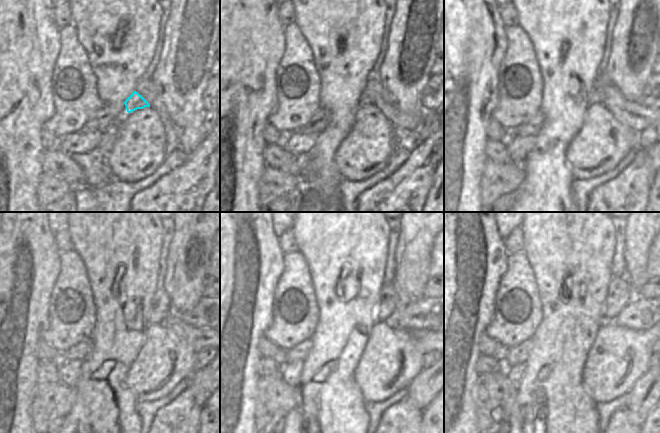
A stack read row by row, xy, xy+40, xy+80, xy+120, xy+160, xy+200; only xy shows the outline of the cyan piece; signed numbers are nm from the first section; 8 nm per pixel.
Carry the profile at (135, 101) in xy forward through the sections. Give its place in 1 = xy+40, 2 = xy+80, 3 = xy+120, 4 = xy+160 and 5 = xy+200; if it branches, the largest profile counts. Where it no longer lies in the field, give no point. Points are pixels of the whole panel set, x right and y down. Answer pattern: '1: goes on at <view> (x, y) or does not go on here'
1: goes on at xy+40 (364, 99)
2: goes on at xy+80 (595, 94)
3: goes on at xy+120 (160, 305)
4: goes on at xy+160 (388, 300)
5: goes on at xy+200 (620, 292)

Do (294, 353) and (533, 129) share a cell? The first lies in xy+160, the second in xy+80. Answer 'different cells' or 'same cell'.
same cell

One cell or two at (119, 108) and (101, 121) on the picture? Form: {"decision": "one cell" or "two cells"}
{"decision": "one cell"}

